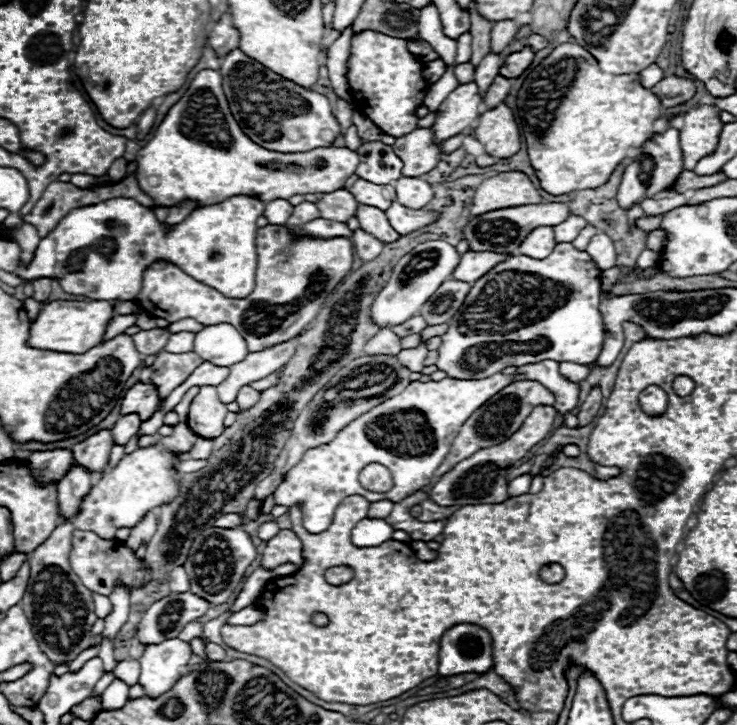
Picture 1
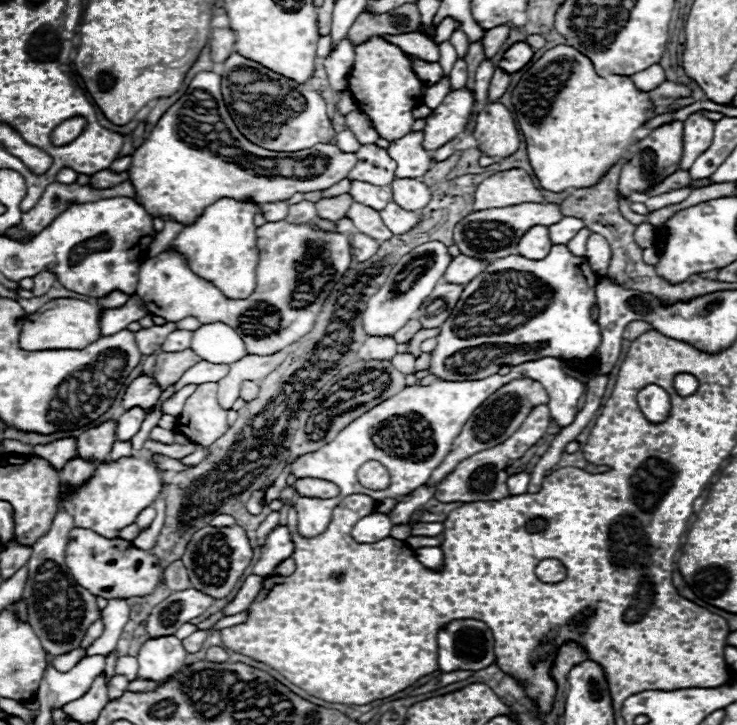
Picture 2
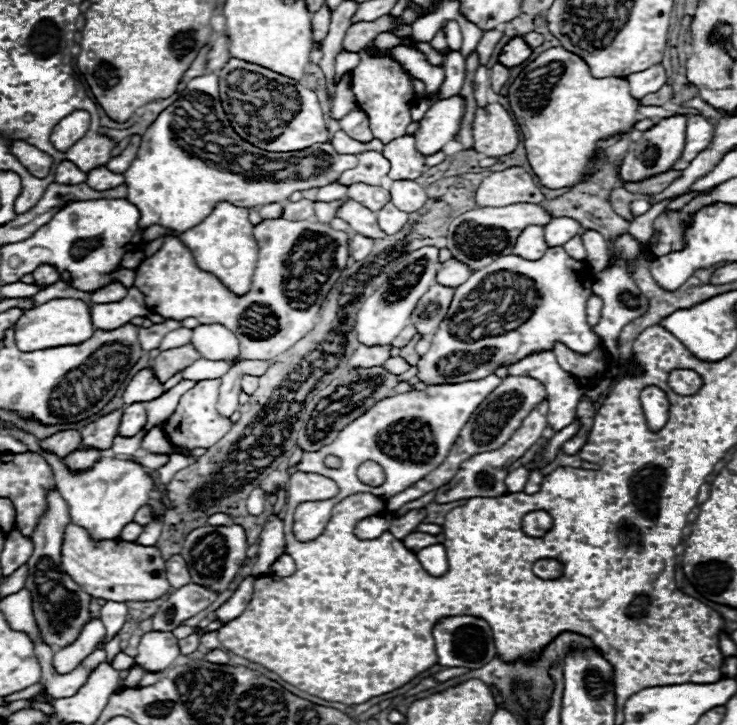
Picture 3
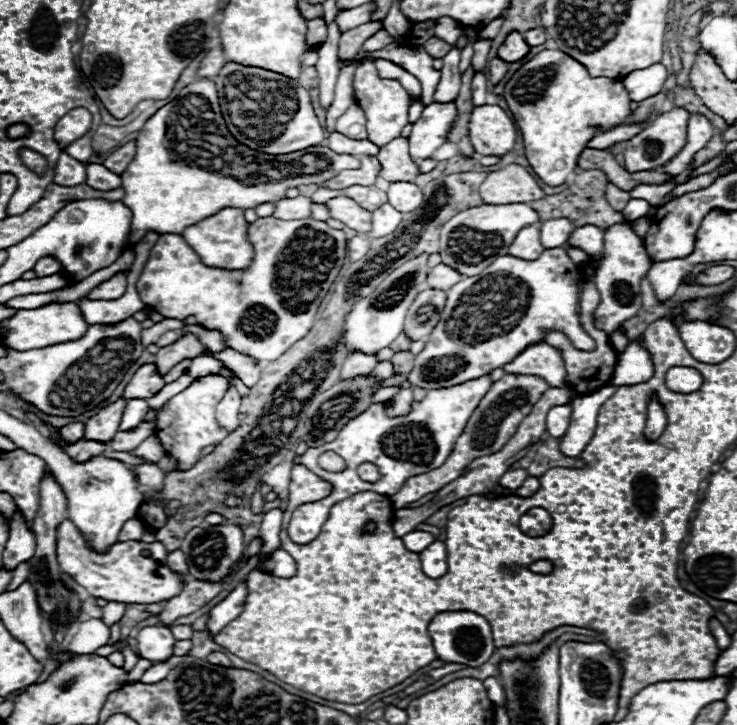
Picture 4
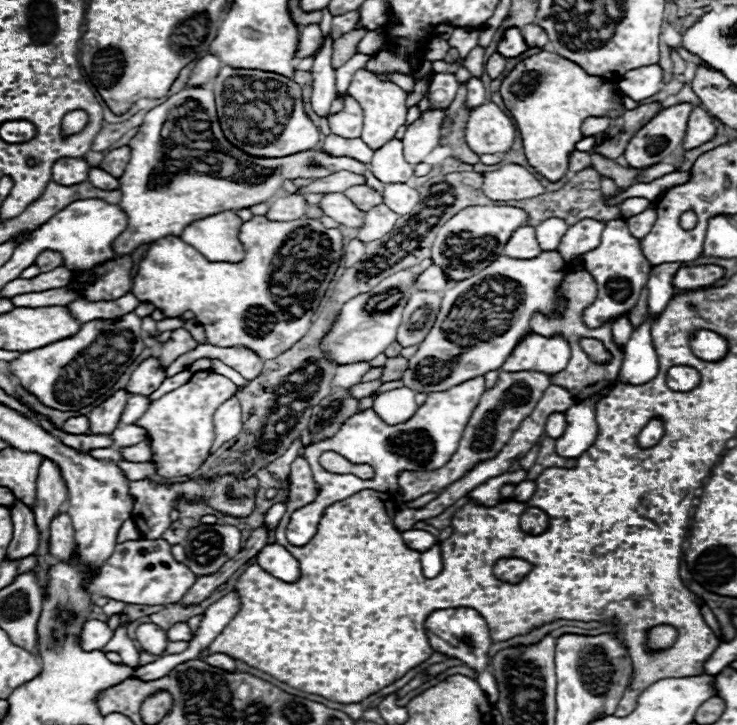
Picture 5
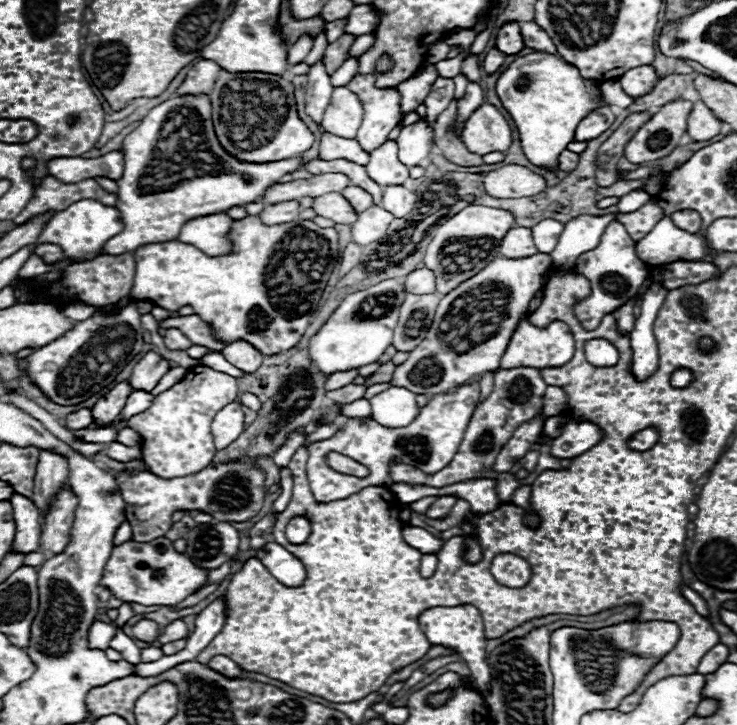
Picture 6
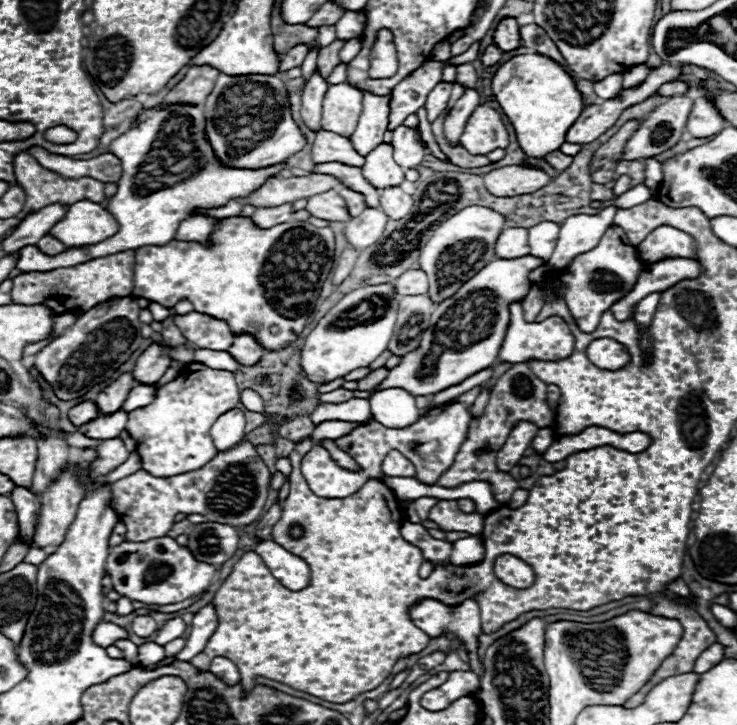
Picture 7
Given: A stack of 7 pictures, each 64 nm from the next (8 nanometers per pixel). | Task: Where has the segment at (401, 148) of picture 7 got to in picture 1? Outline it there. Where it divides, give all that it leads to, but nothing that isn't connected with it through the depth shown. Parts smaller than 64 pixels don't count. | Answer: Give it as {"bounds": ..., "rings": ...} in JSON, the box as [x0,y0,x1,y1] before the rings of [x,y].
{"bounds":[432,82,484,140],"rings":[[[476,82],[460,84],[454,92],[450,92],[442,106],[436,110],[436,122],[432,126],[436,140],[448,140],[470,128],[470,124],[480,116],[482,102],[484,98],[478,92]]]}

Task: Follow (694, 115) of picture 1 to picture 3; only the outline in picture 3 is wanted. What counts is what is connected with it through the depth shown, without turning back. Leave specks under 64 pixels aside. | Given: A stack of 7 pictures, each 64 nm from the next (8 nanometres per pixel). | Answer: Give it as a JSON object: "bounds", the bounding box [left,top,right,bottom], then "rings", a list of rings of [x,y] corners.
{"bounds":[674,116,714,170],"rings":[[[688,116],[688,122],[686,122],[686,146],[684,146],[684,152],[682,152],[680,160],[674,164],[674,170],[688,168],[688,164],[702,150],[708,148],[710,140],[712,140],[712,132],[714,132],[714,126],[704,116]]]}

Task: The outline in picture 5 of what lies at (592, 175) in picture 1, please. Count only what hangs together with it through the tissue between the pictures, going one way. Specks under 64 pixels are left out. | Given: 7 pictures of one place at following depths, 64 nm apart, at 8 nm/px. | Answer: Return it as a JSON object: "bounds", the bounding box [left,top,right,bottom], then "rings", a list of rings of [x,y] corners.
{"bounds":[500,52,624,182],"rings":[[[538,52],[526,60],[522,60],[502,82],[500,94],[504,98],[506,108],[510,110],[512,118],[516,120],[516,126],[520,130],[522,142],[524,142],[524,154],[530,162],[530,166],[542,174],[550,182],[558,182],[568,172],[568,156],[576,150],[576,144],[584,140],[582,136],[582,122],[590,116],[610,116],[614,110],[624,112],[622,92],[618,90],[618,84],[612,80],[602,80],[598,76],[588,76],[578,64],[558,56],[556,52]]]}

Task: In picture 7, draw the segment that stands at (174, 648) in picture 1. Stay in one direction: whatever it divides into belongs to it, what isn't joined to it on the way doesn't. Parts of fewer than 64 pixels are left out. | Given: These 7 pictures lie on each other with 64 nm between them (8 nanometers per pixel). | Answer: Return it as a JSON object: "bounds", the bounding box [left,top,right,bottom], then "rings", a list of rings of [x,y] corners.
{"bounds":[132,616,158,638],"rings":[[[138,616],[138,618],[132,622],[132,632],[134,632],[136,636],[140,636],[140,638],[148,638],[148,636],[152,636],[156,630],[158,630],[158,626],[156,626],[154,618],[150,618],[150,616]]]}

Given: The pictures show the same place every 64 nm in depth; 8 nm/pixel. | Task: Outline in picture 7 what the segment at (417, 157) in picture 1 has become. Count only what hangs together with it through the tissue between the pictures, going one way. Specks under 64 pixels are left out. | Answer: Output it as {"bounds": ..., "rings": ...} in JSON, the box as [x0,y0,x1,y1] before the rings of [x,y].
{"bounds":[362,144,406,188],"rings":[[[380,144],[366,156],[362,174],[366,176],[366,180],[372,186],[376,186],[376,188],[400,186],[406,180],[404,170],[394,162],[392,152],[394,152],[392,144]]]}

